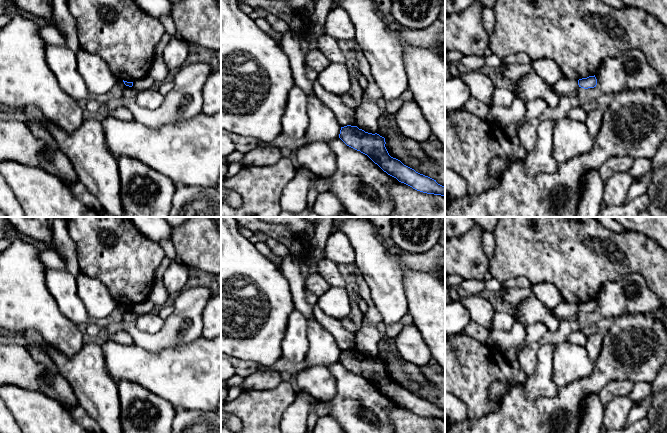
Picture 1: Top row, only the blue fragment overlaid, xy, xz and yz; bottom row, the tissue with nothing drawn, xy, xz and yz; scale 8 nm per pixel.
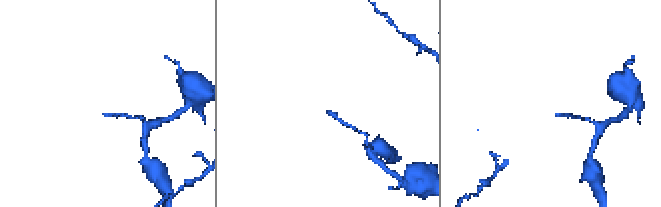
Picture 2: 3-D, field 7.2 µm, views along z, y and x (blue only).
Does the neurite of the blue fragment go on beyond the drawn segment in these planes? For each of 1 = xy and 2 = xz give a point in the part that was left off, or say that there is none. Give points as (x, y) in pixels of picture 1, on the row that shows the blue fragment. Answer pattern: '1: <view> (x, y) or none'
1: none
2: none

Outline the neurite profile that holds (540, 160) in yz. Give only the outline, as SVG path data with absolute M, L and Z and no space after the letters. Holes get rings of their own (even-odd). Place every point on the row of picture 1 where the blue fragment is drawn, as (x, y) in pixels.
M544 119L536 127L537 142L534 149L527 153L524 162L526 164L526 172L529 175L545 173L552 175L557 172L560 164L552 155L553 151L553 134L556 123Z

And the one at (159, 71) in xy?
M162 57L154 58L148 75L154 80L155 85L165 82L169 74L170 71L164 59Z

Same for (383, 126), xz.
M381 116L378 121L378 134L382 134L388 131L389 131L388 120L385 116Z

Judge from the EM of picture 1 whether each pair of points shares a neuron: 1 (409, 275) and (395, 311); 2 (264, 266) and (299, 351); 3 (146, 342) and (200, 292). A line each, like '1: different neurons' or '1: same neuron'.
1: different neurons
2: different neurons
3: same neuron

